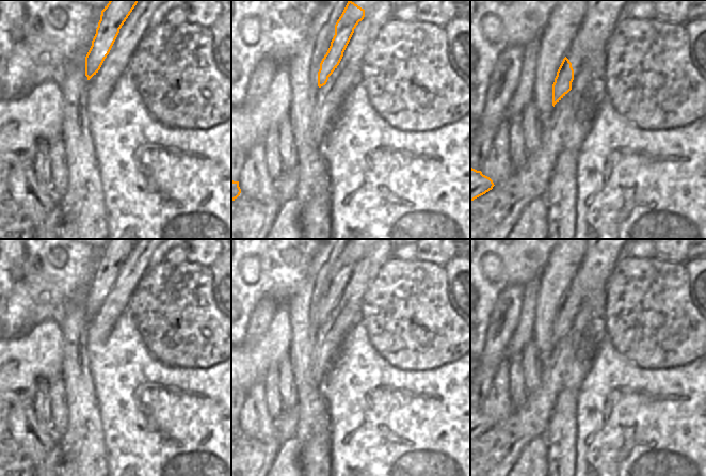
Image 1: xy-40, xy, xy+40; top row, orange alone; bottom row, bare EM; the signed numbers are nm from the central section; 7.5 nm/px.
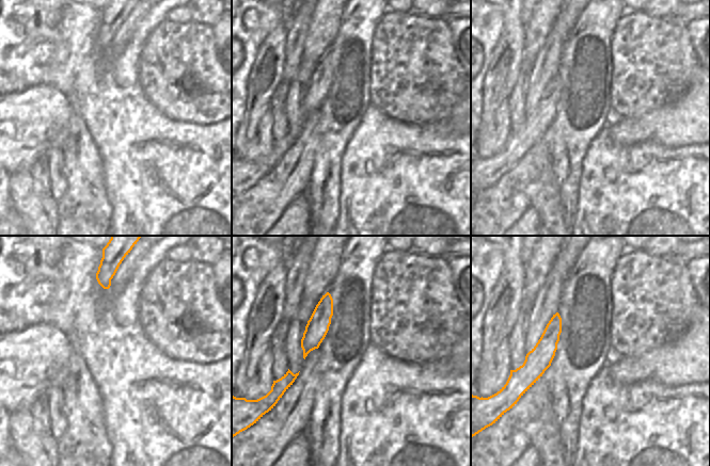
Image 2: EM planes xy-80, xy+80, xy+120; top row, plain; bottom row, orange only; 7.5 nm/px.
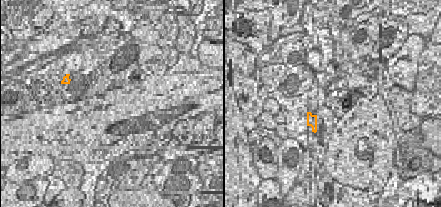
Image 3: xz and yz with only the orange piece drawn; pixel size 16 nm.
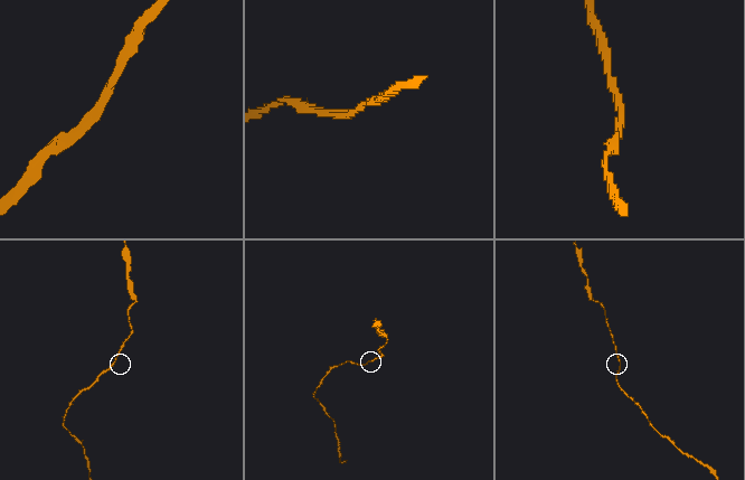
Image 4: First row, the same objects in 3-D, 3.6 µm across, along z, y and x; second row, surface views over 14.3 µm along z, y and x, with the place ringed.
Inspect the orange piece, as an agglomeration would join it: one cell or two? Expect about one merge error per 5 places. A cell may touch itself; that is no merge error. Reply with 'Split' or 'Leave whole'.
Leave whole

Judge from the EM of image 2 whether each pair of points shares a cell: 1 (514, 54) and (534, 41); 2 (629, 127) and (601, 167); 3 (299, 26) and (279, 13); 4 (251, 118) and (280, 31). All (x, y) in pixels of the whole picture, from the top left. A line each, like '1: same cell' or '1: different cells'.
1: different cells
2: different cells
3: different cells
4: same cell

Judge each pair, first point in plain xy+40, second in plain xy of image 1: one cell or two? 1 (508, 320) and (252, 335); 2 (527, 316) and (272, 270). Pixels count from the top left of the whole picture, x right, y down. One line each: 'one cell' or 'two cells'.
1: one cell
2: two cells

